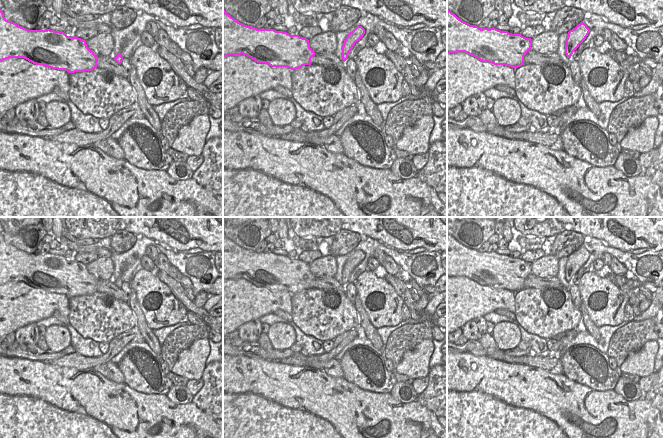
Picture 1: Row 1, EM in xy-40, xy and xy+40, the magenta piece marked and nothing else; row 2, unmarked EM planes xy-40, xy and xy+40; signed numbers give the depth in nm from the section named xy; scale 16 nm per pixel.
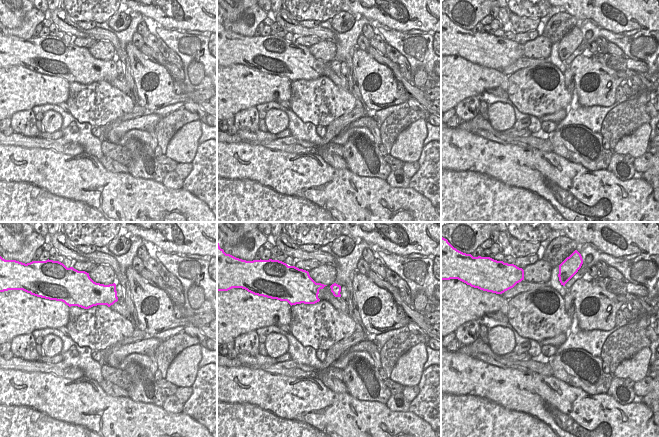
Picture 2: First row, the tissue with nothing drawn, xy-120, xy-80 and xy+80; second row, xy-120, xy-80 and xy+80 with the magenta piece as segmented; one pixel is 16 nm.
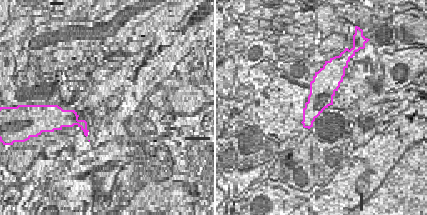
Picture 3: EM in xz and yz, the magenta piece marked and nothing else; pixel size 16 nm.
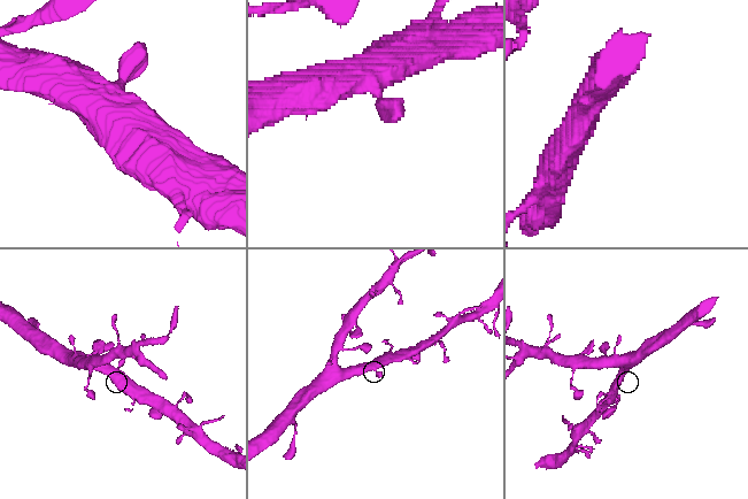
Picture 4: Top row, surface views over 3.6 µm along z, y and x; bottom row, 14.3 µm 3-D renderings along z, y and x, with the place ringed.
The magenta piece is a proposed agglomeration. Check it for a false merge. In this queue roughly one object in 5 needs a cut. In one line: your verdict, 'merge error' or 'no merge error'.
no merge error

